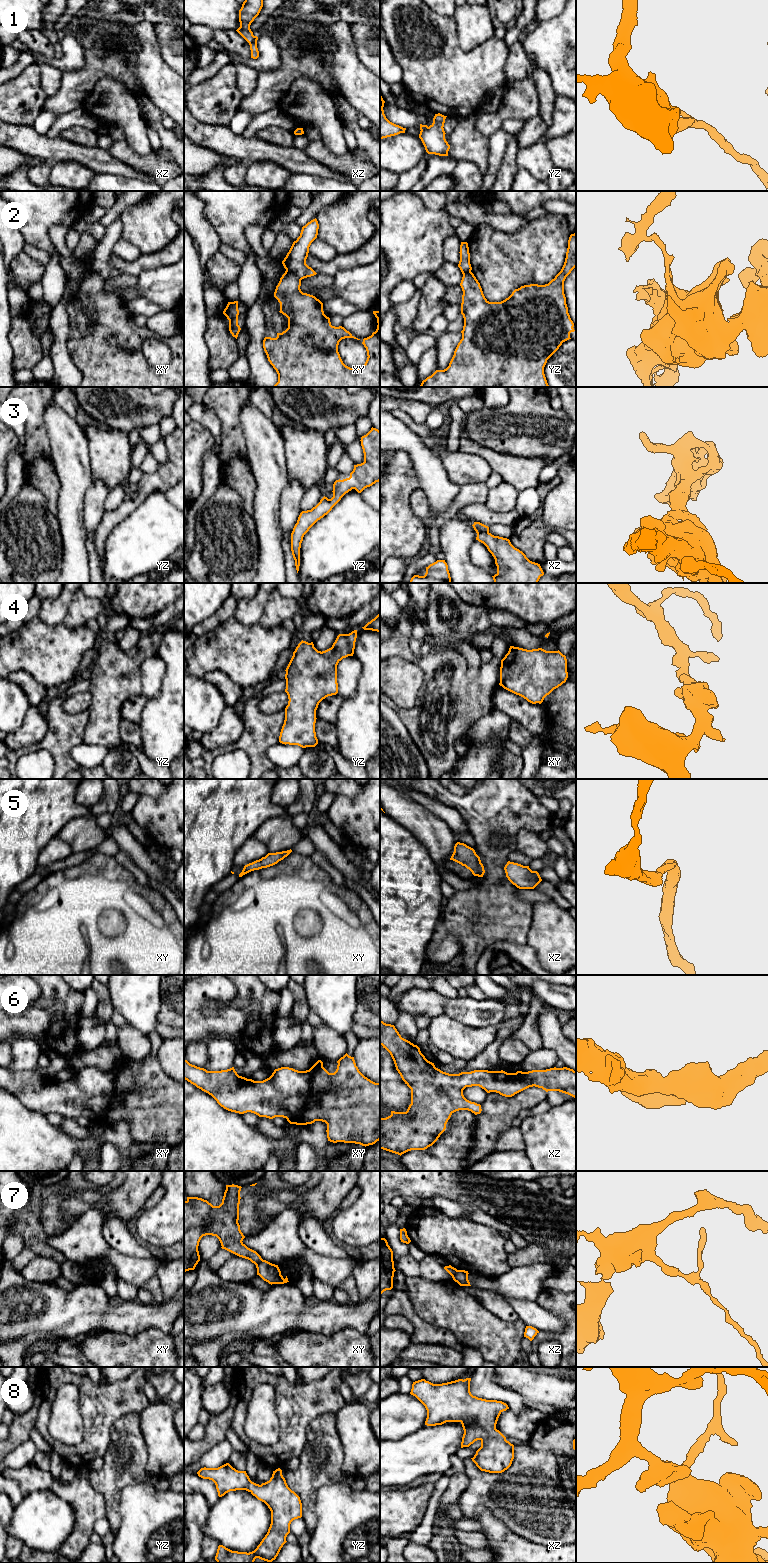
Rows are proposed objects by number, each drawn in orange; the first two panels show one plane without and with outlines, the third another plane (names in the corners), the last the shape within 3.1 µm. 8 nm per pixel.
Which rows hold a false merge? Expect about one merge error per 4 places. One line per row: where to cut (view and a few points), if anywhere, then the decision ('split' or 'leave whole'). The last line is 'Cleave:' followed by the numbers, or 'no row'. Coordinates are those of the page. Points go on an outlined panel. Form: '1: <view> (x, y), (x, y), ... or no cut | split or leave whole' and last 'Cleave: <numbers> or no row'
1: xz (254, 36), (249, 44) | split
2: xy (286, 270), (293, 273), (300, 280) | split
3: no cut | leave whole
4: no cut | leave whole
5: no cut | leave whole
6: no cut | leave whole
7: xy (262, 1259), (256, 1265) | split
8: no cut | leave whole
Cleave: 1, 2, 7

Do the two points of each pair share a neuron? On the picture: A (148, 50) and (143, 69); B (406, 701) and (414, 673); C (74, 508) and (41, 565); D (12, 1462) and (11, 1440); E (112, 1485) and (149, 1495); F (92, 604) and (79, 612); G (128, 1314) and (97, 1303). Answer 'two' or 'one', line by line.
A: one
B: one
C: two
D: two
E: two
F: one
G: one

